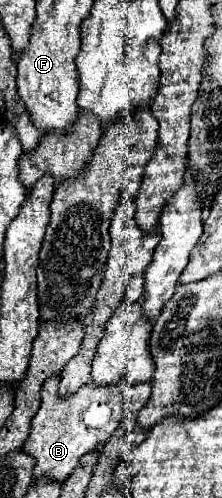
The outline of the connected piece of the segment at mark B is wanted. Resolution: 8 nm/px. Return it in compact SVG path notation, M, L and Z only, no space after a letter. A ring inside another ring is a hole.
M49 376L41 388L41 406L31 420L29 438L23 446L23 450L37 460L33 478L49 476L57 482L65 482L67 476L77 468L83 454L109 440L123 416L123 390L127 384L129 382L125 378L107 386L95 386L93 382L87 382L79 388L79 392L63 398L57 392L59 376Z

